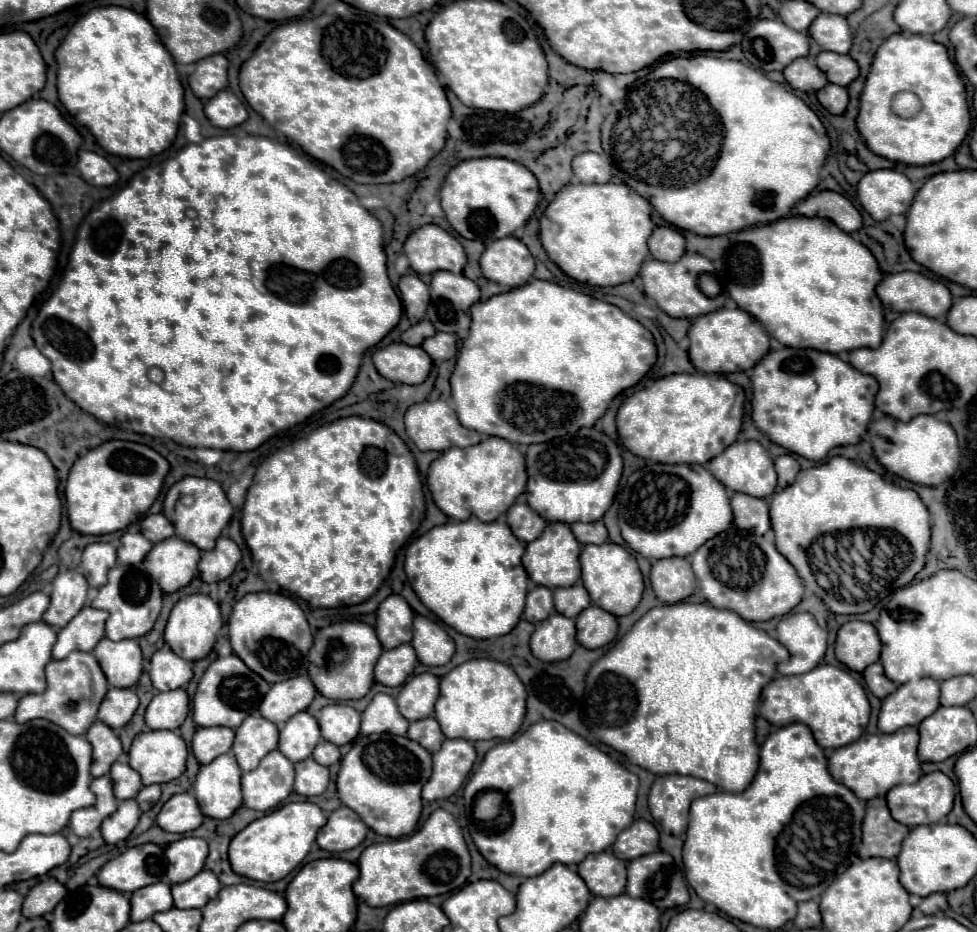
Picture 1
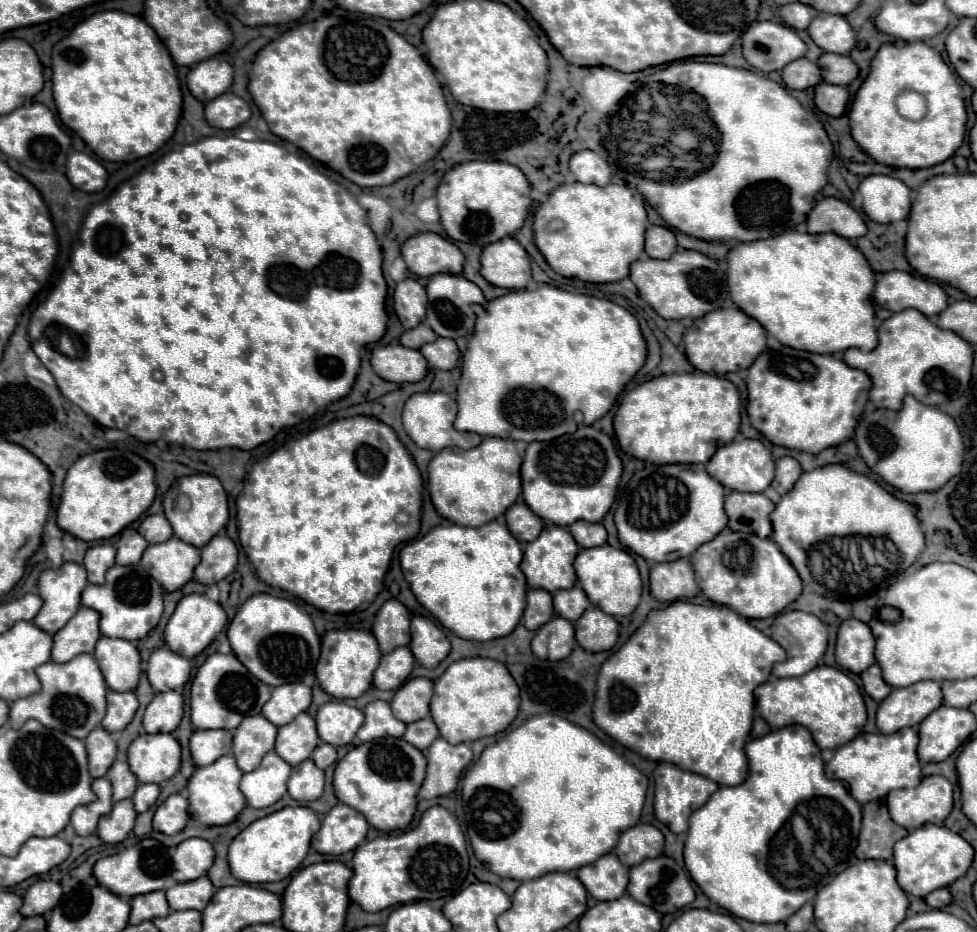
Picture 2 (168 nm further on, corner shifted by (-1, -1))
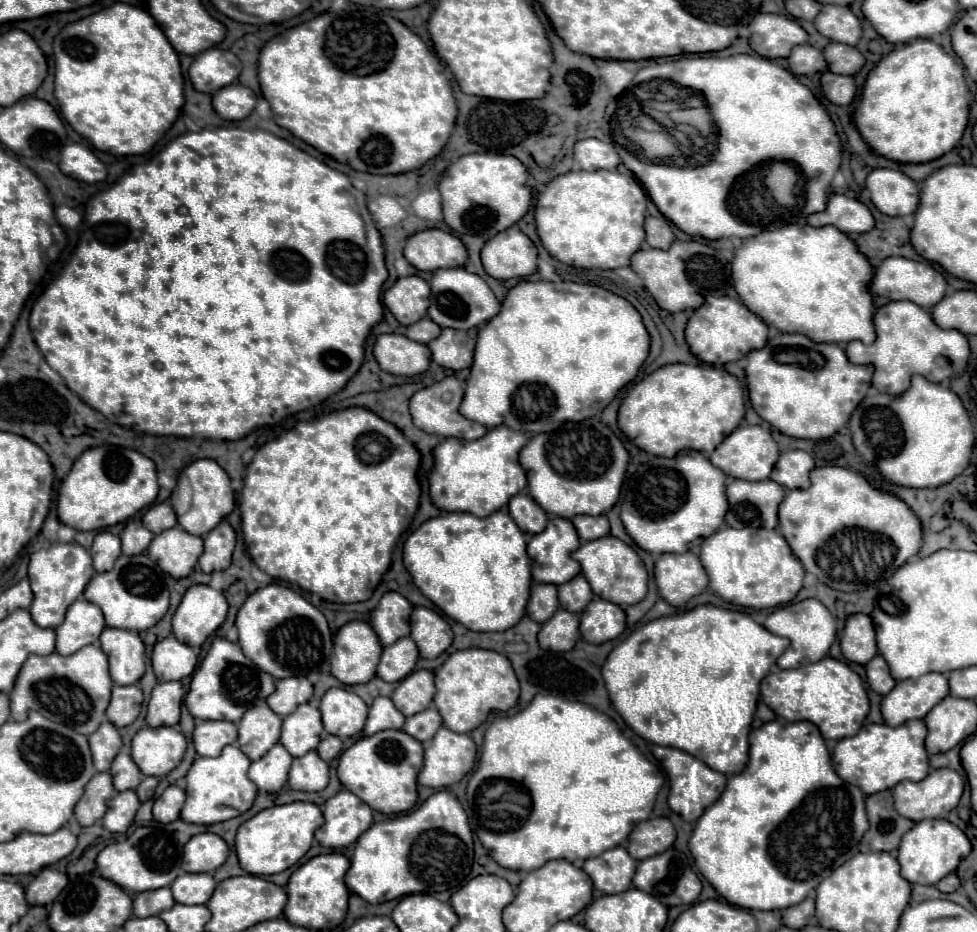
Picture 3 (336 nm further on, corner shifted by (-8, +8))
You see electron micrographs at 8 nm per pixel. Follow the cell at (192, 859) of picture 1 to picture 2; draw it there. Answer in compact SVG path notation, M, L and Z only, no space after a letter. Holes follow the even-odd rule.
M187 839L173 851L173 879L193 881L209 871L213 865L215 851L205 839Z

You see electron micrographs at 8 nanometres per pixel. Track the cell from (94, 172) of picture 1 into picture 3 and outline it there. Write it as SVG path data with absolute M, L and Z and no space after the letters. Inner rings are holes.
M68 144L62 150L60 170L82 182L100 182L106 178L106 166L84 144Z

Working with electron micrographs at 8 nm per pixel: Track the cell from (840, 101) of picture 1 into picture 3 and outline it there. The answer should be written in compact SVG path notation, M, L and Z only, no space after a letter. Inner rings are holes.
M832 72L822 74L822 90L824 90L824 96L838 106L848 106L856 96L854 78L832 74Z

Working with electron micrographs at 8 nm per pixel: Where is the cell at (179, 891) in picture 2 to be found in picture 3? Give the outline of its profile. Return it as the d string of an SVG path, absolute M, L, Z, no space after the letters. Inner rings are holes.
M180 874L170 888L180 904L206 904L216 888L216 880L212 874Z

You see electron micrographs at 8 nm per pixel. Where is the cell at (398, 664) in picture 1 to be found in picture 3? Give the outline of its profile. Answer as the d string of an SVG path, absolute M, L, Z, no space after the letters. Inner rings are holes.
M410 636L400 638L392 646L384 648L380 664L378 664L378 676L386 682L398 682L414 670L418 656L420 654L418 654L412 638Z

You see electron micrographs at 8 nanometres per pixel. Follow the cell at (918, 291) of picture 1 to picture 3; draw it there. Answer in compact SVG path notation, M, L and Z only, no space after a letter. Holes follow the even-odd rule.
M886 258L876 268L874 278L872 278L872 292L876 296L884 296L890 300L910 300L924 308L936 306L936 302L940 302L940 298L944 298L946 286L948 286L946 278L938 270L934 270L930 264L914 262L908 258Z

